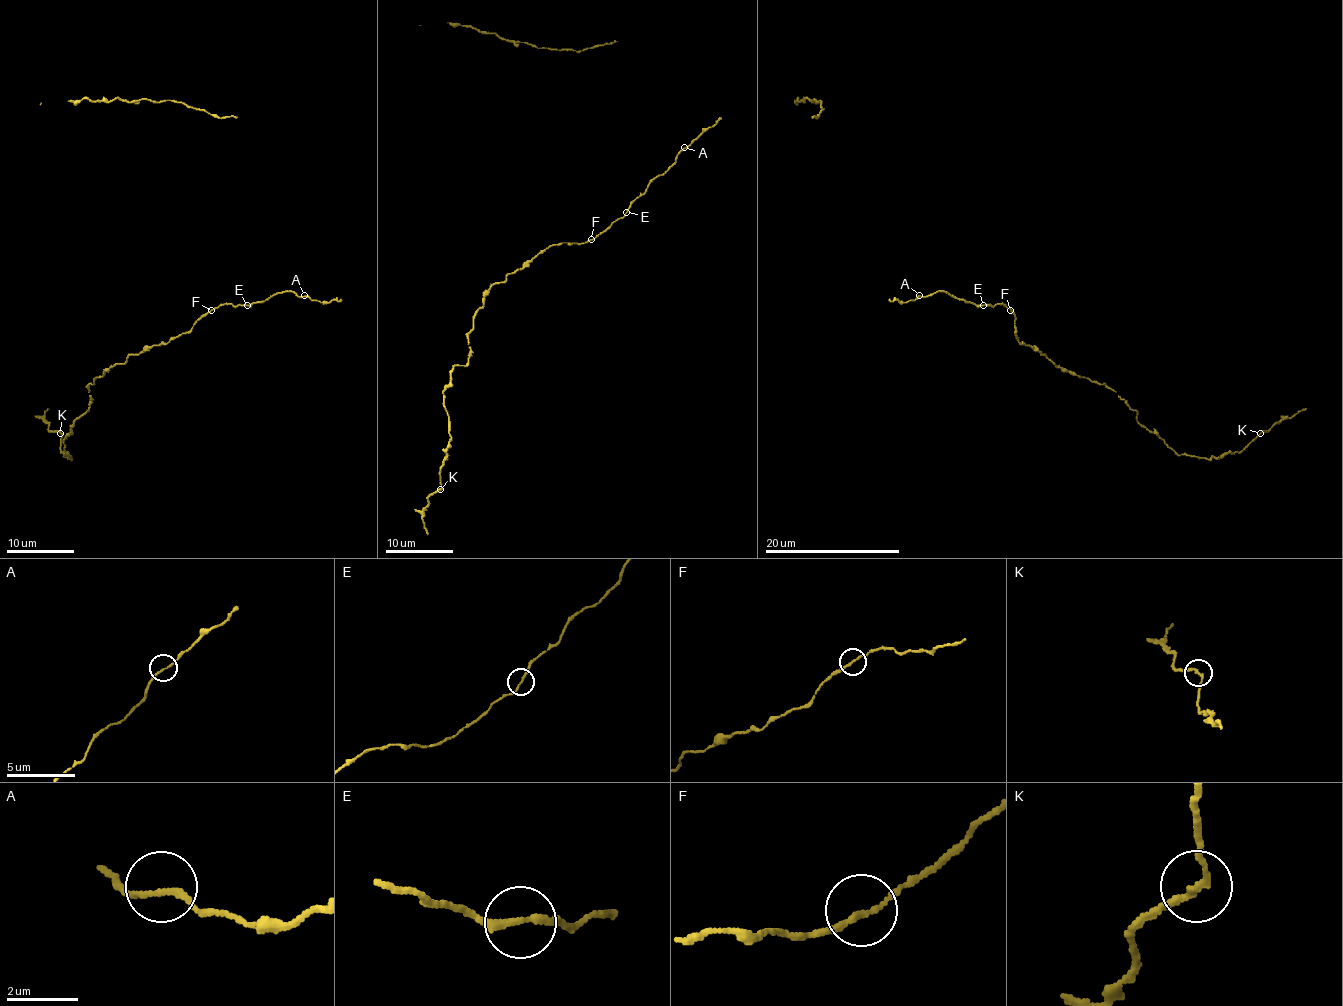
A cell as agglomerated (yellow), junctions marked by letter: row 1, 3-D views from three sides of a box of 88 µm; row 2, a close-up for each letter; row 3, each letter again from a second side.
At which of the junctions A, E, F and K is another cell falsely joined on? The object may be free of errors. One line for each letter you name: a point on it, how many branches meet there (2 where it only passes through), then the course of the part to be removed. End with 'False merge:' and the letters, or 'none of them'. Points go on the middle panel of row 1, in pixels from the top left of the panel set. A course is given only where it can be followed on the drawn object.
False merge: none of them

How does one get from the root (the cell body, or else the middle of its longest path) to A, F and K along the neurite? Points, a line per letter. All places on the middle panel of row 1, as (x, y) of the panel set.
A: (626, 213), (628, 207), (675, 161), (675, 156), (684, 147)
F: (626, 213), (591, 239)
K: (626, 213), (491, 286), (469, 361), (444, 391), (440, 489)

